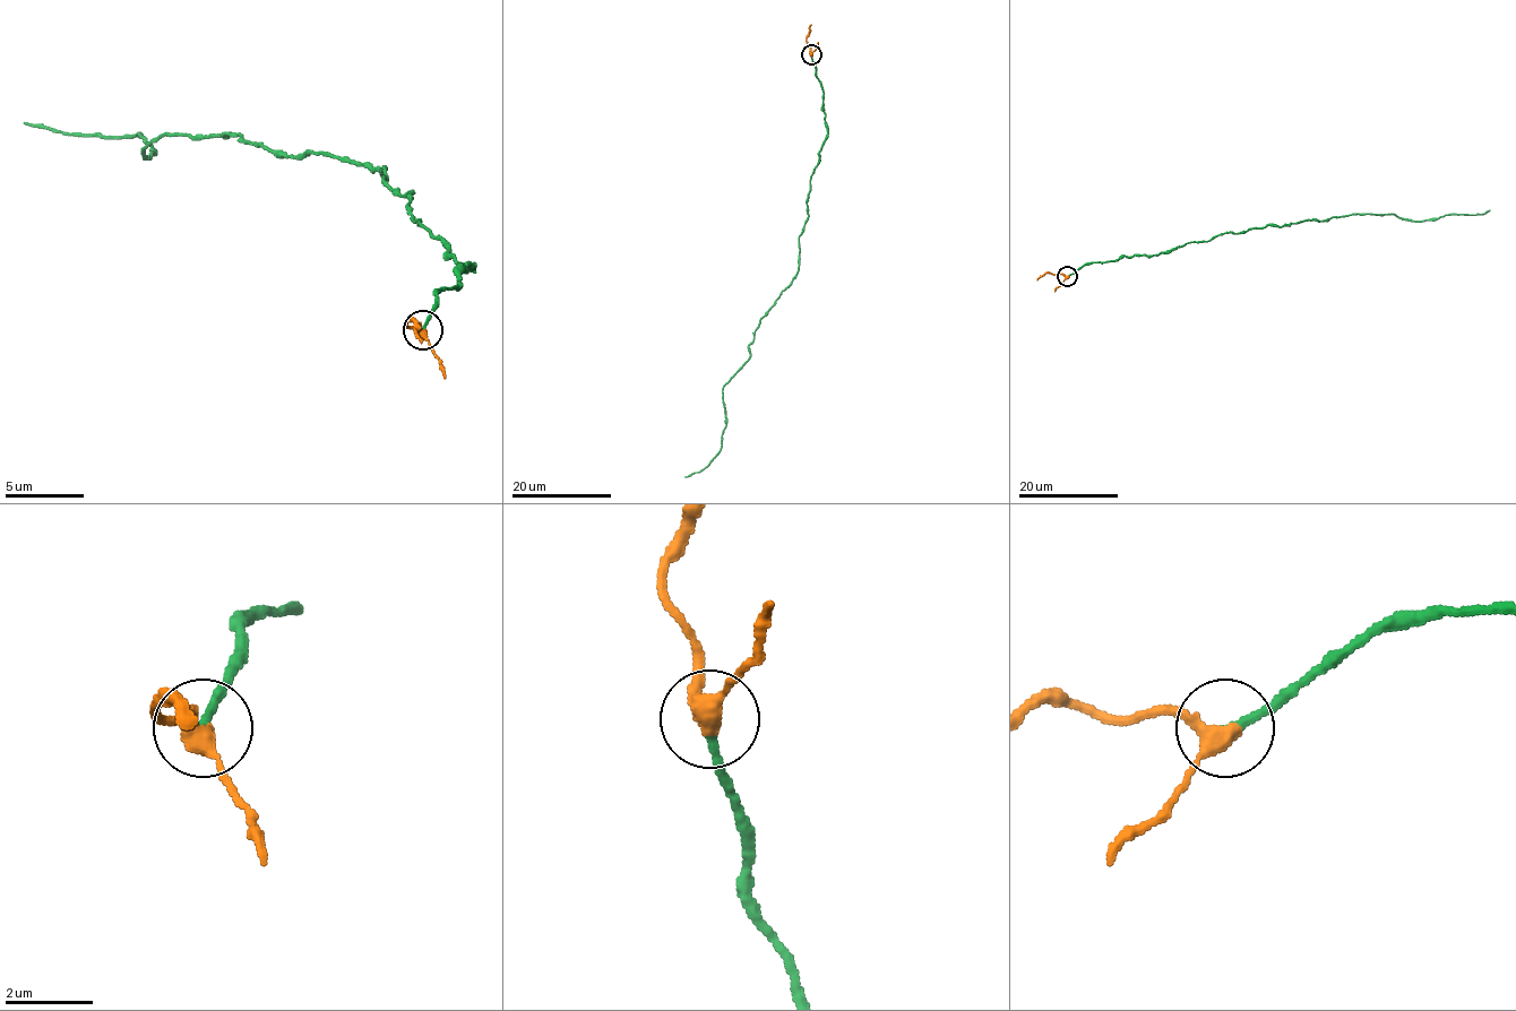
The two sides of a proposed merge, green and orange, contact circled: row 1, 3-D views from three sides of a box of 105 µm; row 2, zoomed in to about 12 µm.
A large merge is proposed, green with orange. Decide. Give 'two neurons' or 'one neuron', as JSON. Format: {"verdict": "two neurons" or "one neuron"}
{"verdict": "one neuron"}

